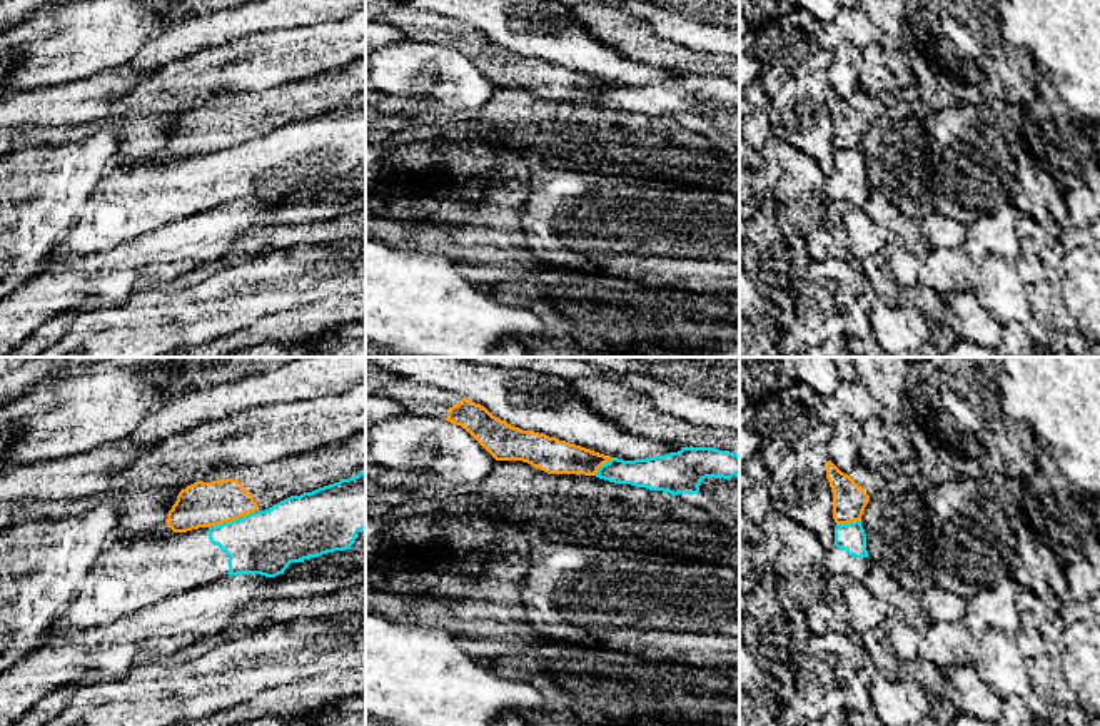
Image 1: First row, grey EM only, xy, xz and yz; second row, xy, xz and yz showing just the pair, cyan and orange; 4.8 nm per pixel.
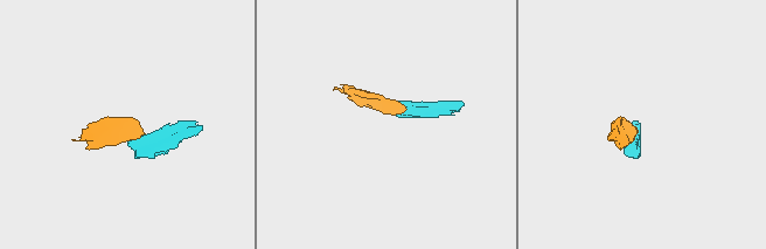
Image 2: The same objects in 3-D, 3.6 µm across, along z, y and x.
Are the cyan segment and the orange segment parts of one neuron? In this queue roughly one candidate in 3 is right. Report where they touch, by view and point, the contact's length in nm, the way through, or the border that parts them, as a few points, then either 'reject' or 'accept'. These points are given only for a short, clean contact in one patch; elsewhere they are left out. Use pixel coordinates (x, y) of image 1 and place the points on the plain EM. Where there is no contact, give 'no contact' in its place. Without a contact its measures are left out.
contact xy (231, 147); length 240 nm; border xy (254, 137), (209, 154); reject

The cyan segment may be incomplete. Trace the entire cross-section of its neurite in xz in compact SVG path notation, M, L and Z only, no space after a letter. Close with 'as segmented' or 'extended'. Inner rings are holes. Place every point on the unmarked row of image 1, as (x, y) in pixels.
M681 73L646 85L613 83L596 103L663 117L723 149L739 150L739 82L714 73Z; extended

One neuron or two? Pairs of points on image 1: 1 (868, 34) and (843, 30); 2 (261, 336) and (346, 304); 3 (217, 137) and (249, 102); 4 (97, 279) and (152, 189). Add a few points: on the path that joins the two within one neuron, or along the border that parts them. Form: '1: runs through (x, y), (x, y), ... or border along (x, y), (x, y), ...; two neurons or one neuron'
1: runs through (862, 32), (850, 30); one neuron
2: runs through (282, 326), (324, 316); one neuron
3: runs through (226, 129), (244, 110); one neuron
4: border along (131, 239), (100, 251), (80, 254); two neurons

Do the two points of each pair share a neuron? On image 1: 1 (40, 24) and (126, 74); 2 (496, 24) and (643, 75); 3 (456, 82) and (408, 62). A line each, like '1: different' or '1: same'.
1: different
2: same
3: same

